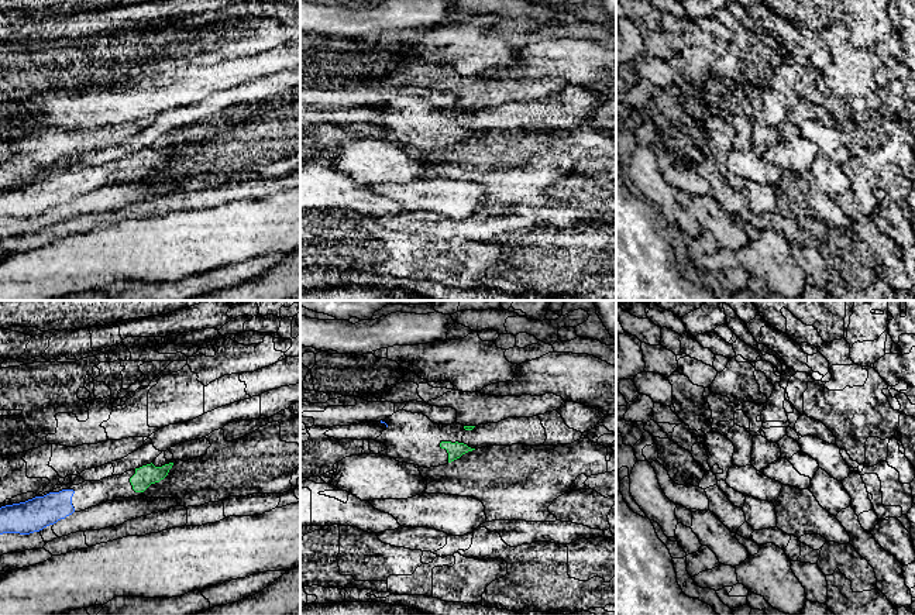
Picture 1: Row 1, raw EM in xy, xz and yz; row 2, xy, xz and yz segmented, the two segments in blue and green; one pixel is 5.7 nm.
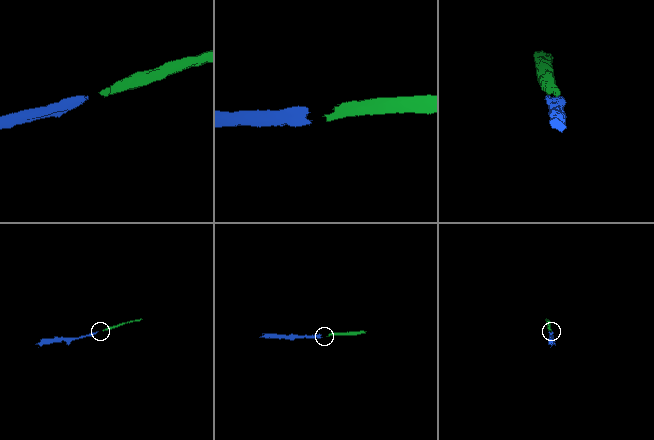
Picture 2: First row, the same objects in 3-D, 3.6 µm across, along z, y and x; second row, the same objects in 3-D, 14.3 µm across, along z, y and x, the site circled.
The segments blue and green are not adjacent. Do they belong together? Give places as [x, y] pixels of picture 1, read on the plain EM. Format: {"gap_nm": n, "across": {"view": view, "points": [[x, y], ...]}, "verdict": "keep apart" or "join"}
{"gap_nm": 320, "across": {"view": "xy", "points": [[74, 175], [130, 165]]}, "verdict": "join"}

